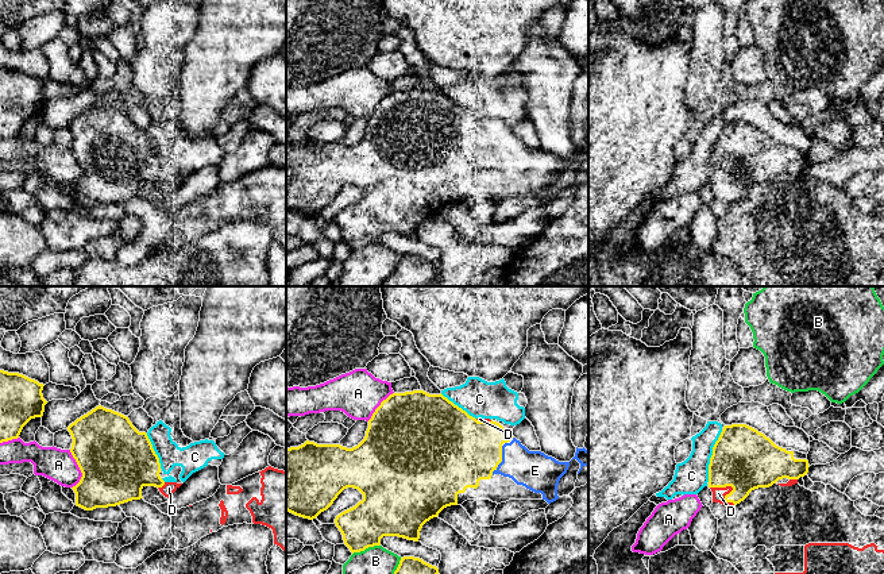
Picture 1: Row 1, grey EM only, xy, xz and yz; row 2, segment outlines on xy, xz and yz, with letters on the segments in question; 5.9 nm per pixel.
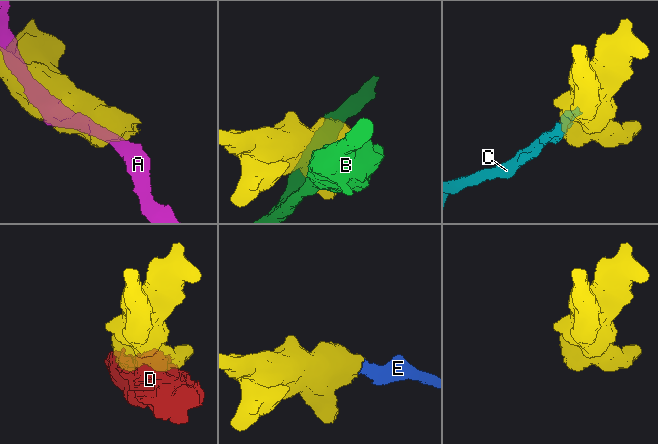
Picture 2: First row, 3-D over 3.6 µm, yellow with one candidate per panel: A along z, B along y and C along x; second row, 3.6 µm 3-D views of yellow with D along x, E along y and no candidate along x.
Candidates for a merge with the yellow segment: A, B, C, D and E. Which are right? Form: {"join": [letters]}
{"join": ["E"]}

